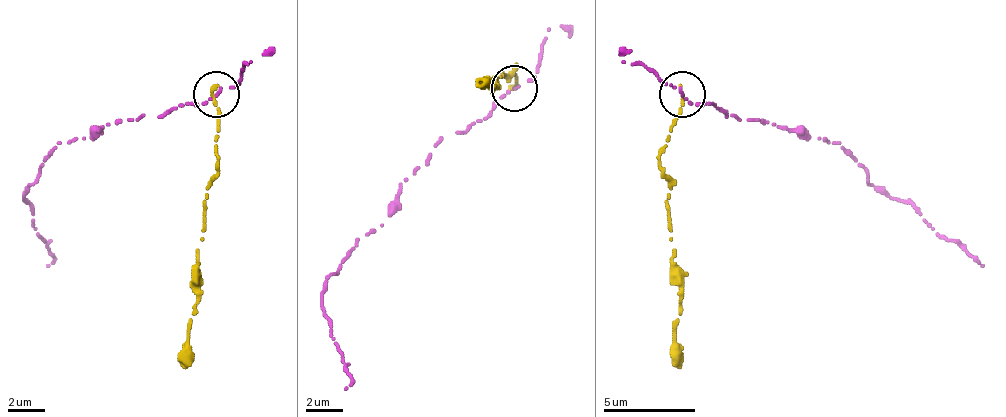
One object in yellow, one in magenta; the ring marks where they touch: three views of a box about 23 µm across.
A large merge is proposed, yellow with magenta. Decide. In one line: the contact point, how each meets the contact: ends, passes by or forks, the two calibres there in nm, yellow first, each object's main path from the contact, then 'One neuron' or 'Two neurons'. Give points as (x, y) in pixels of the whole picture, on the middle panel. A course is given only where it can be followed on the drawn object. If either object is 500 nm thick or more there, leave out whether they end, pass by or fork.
Place: (514, 88). At the ring yellow ends. At the ring magenta ends. Thickness 240 nm (yellow) against 180 nm. Course of yellow: (510, 89), (515, 66), (506, 75), (496, 75), (496, 85), (487, 80), (478, 85). Course of magenta: (515, 89), (441, 136), (320, 298), (353, 381), (343, 390). Two neurons

